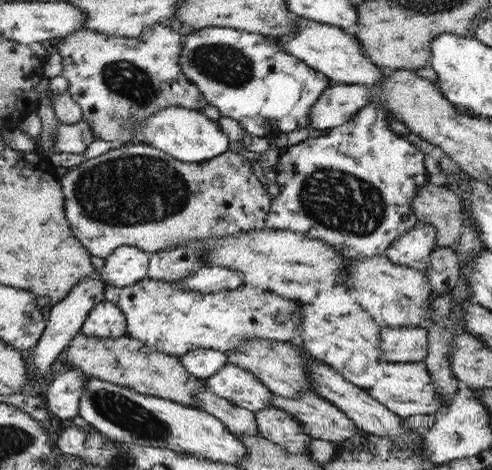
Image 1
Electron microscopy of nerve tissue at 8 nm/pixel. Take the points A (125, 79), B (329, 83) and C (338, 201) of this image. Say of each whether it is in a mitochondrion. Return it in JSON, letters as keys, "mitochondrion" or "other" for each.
{"A":"mitochondrion","B":"other","C":"mitochondrion"}

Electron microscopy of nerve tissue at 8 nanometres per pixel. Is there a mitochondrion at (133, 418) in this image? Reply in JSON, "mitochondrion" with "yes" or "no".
{"mitochondrion":"yes"}

